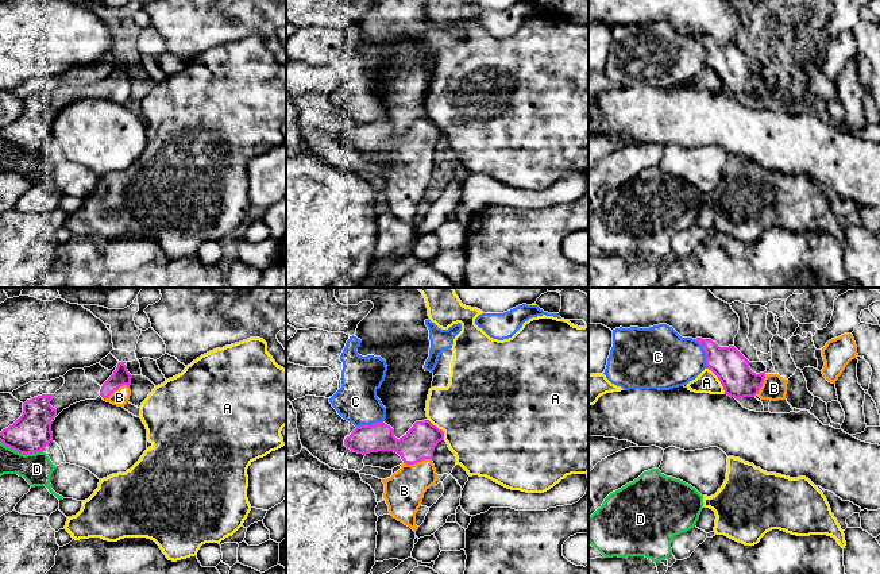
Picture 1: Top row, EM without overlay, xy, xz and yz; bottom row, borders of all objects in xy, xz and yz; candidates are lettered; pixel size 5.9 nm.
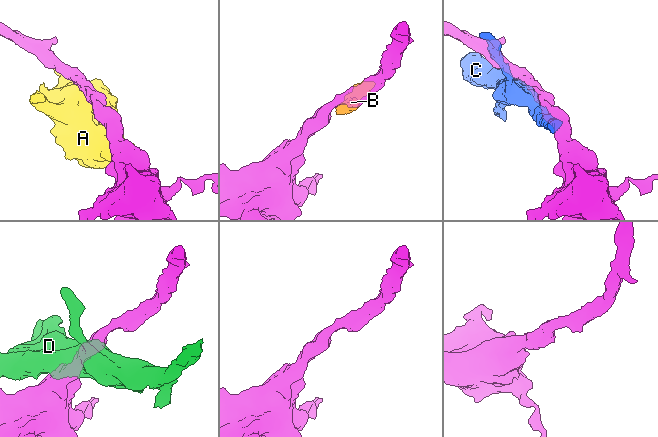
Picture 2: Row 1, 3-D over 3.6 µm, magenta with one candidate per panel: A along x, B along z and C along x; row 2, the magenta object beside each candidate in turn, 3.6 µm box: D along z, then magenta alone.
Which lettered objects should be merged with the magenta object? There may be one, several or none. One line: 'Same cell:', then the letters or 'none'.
Same cell: B

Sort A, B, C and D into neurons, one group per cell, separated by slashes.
A / B / C / D

